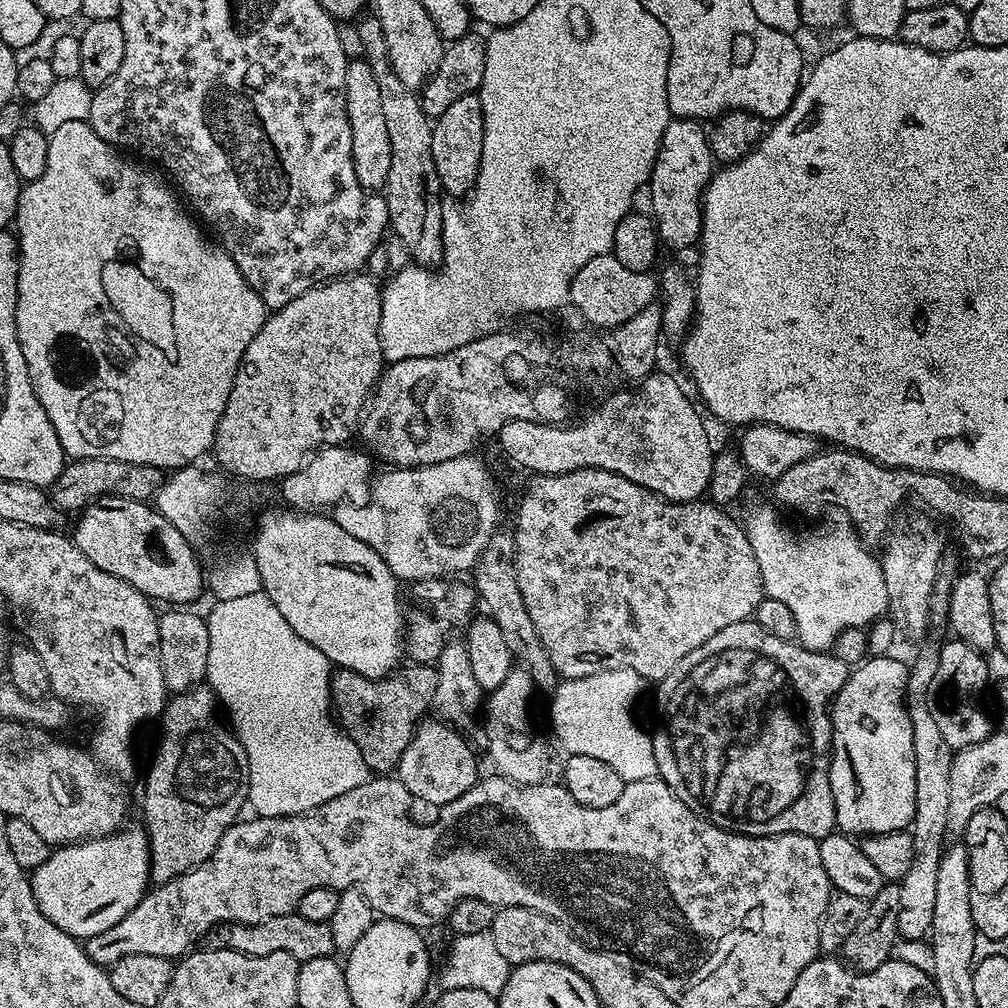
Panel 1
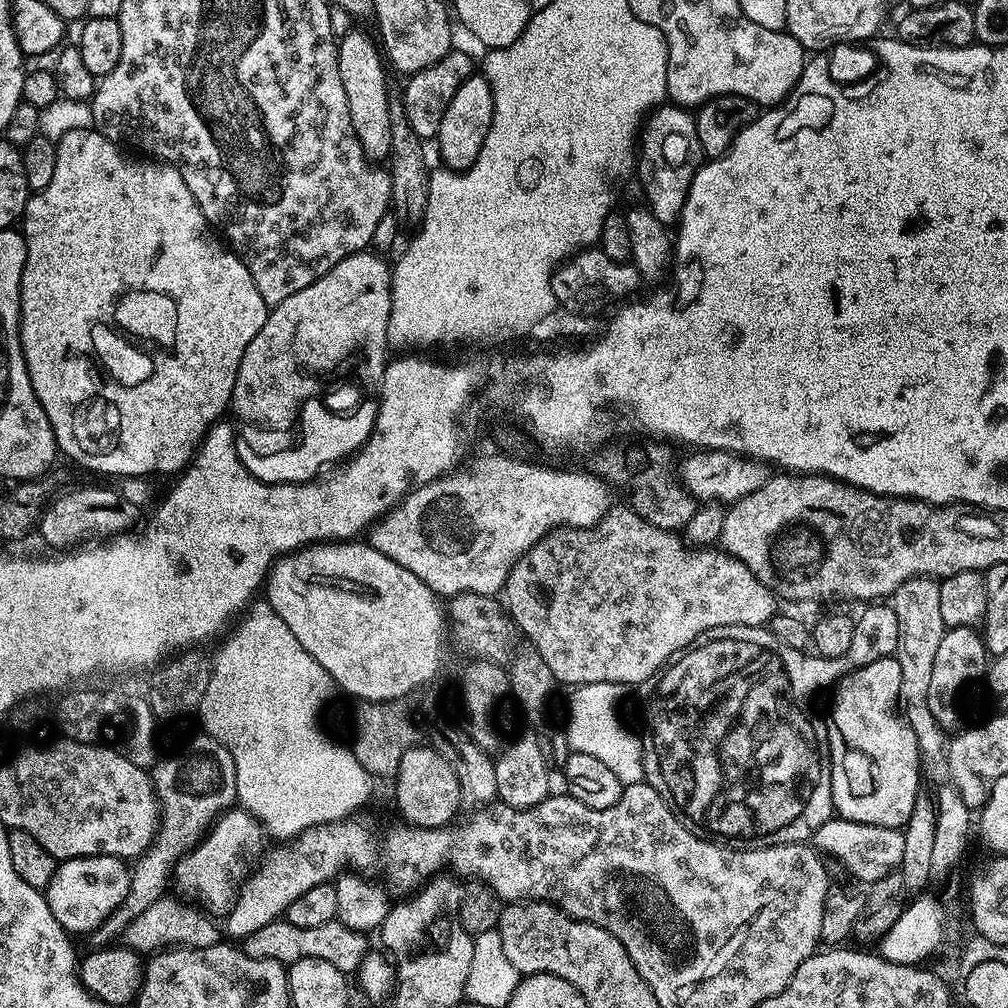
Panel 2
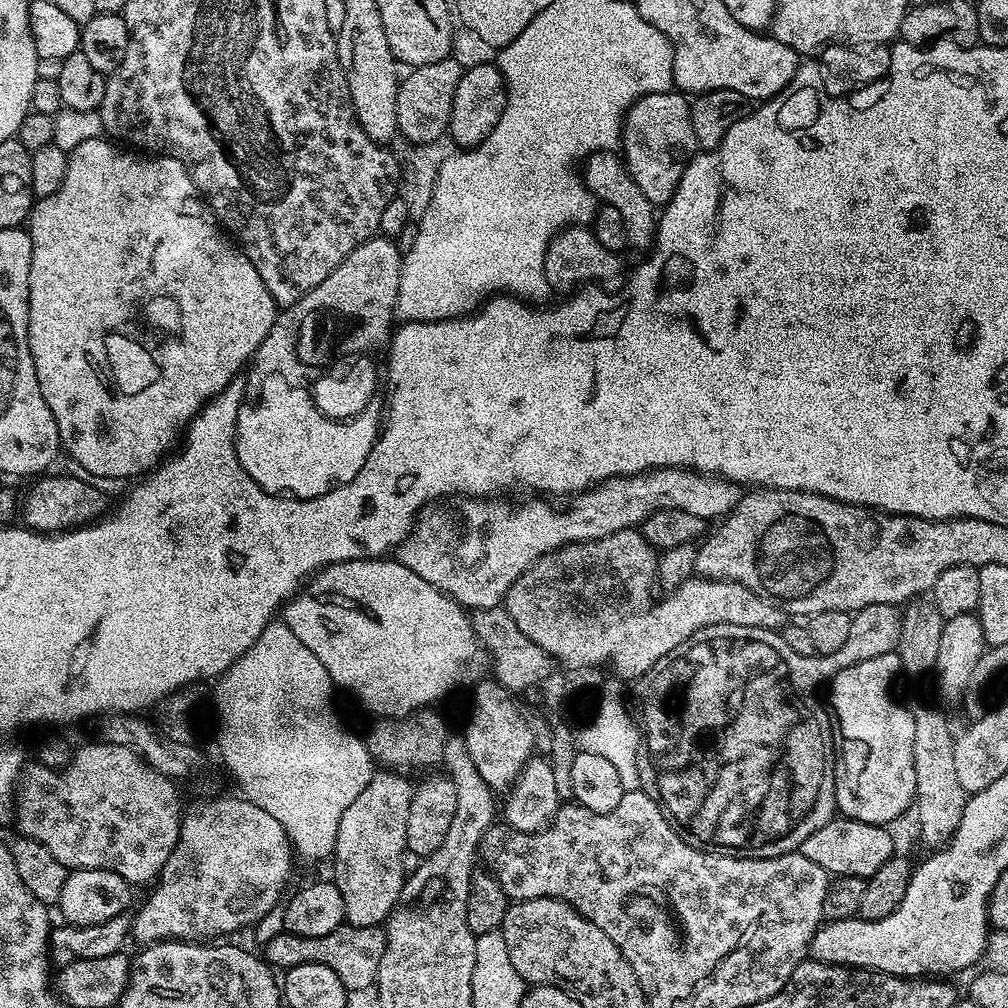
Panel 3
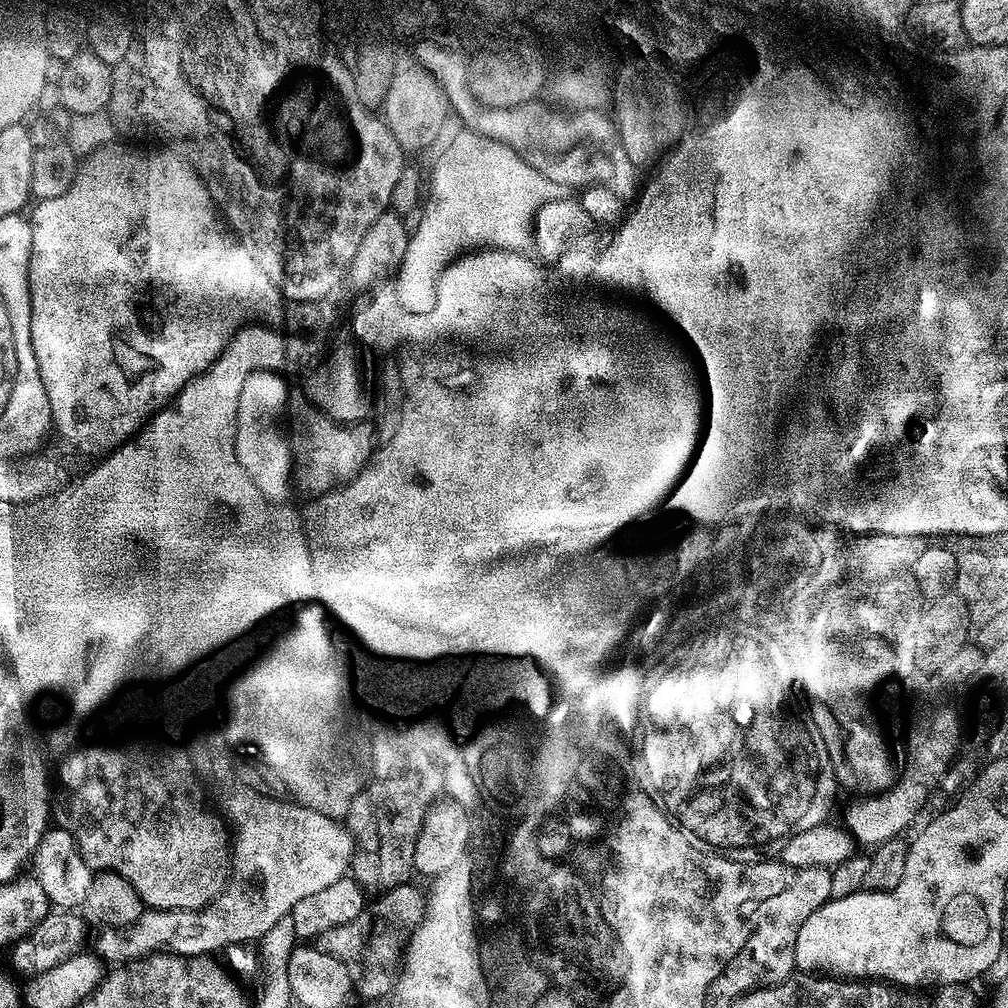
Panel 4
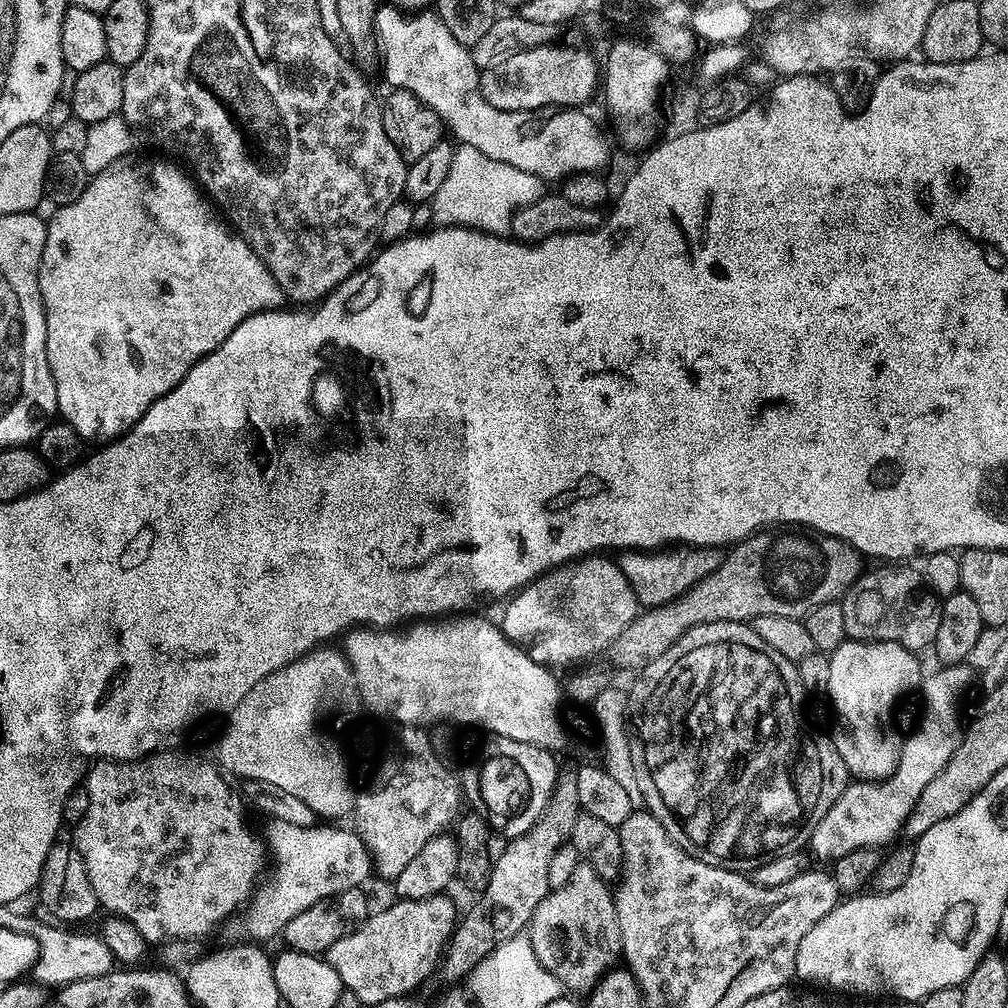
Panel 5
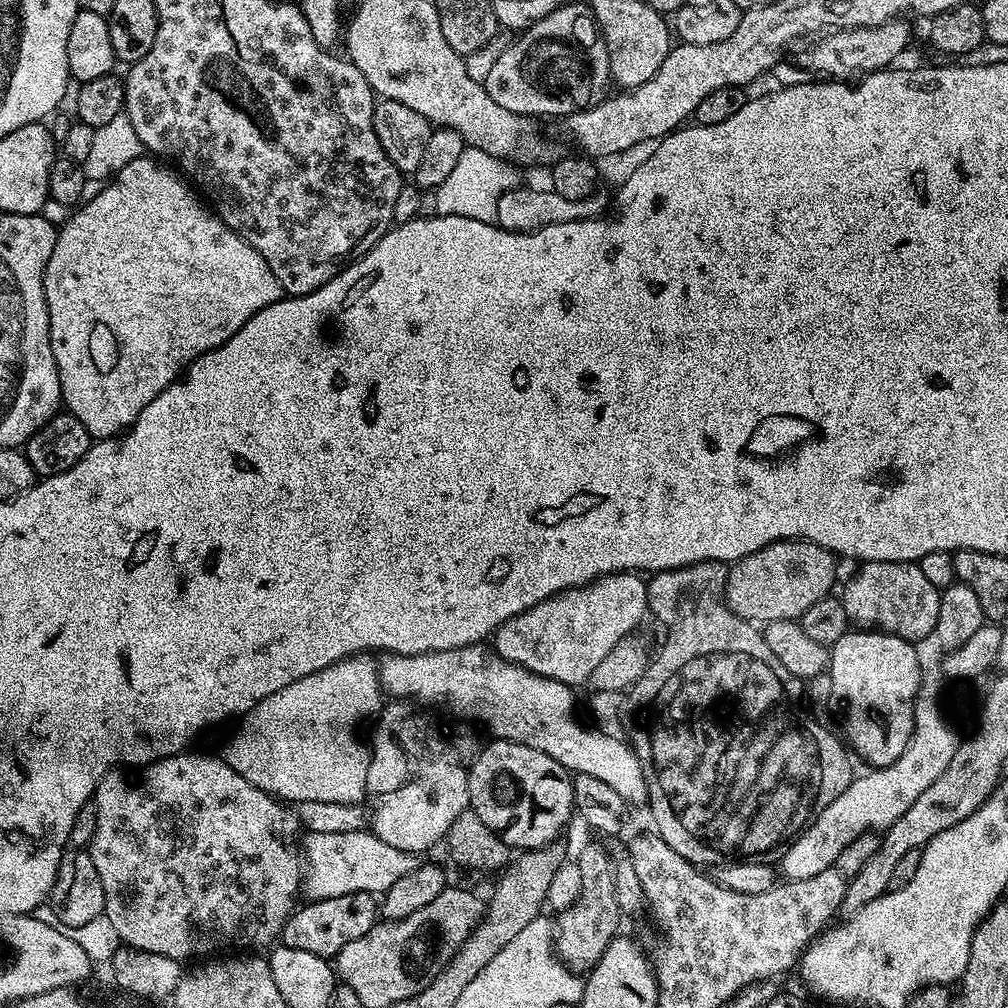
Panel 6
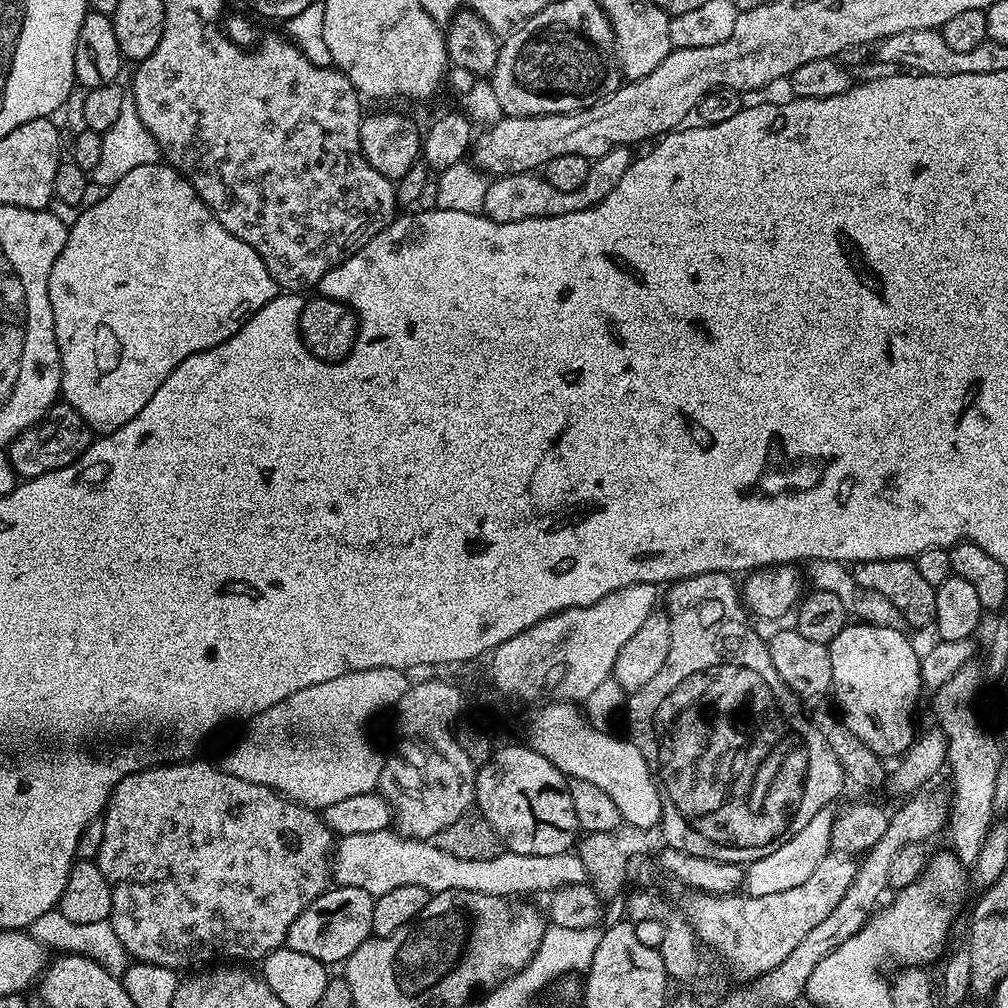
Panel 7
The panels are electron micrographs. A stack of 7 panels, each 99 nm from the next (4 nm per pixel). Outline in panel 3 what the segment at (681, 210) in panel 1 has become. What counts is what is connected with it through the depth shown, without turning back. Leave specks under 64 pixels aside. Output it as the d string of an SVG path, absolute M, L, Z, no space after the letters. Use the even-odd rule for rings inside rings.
M679 90L646 94L629 106L624 115L622 133L622 159L630 178L638 182L638 190L650 202L663 206L670 202L689 160L697 155L694 129L691 125L689 97Z

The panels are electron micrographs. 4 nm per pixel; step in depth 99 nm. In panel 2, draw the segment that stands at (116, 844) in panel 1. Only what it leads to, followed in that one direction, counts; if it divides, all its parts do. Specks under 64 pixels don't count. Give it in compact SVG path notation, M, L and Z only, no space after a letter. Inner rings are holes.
M83 856L63 861L47 886L48 903L52 905L52 913L57 922L68 930L91 930L104 921L117 905L115 890L104 888L104 872L120 872L123 868L125 871L126 864L119 856ZM84 896L88 900L84 900Z

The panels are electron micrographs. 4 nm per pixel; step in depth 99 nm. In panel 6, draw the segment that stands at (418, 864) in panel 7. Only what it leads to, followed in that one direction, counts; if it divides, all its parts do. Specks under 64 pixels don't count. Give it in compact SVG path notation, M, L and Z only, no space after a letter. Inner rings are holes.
M361 830L350 833L312 833L308 832L302 840L302 892L308 895L309 901L338 898L338 894L351 892L371 892L383 894L387 892L398 878L402 878L418 863L415 855L394 850L393 845L387 845L370 830Z

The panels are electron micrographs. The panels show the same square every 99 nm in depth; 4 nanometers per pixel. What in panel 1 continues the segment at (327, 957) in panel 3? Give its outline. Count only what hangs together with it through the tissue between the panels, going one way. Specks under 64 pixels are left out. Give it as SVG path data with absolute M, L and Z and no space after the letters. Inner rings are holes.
M295 914L275 916L257 924L223 923L207 933L206 944L209 948L225 948L226 950L234 950L238 954L250 954L251 956L285 952L286 954L294 954L294 958L301 962L310 958L326 958L336 952L334 936L330 934L328 923L310 922Z

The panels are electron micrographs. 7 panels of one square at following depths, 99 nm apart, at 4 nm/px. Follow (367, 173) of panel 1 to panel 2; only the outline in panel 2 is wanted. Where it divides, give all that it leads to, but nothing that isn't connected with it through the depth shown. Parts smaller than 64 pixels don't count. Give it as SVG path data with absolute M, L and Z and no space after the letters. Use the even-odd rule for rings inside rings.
M353 30L339 37L338 74L342 74L342 87L346 89L346 106L350 106L350 122L354 122L354 134L358 134L364 157L370 162L387 161L392 154L388 105L390 89L384 77L384 68L386 66L382 61L381 49L366 33Z

